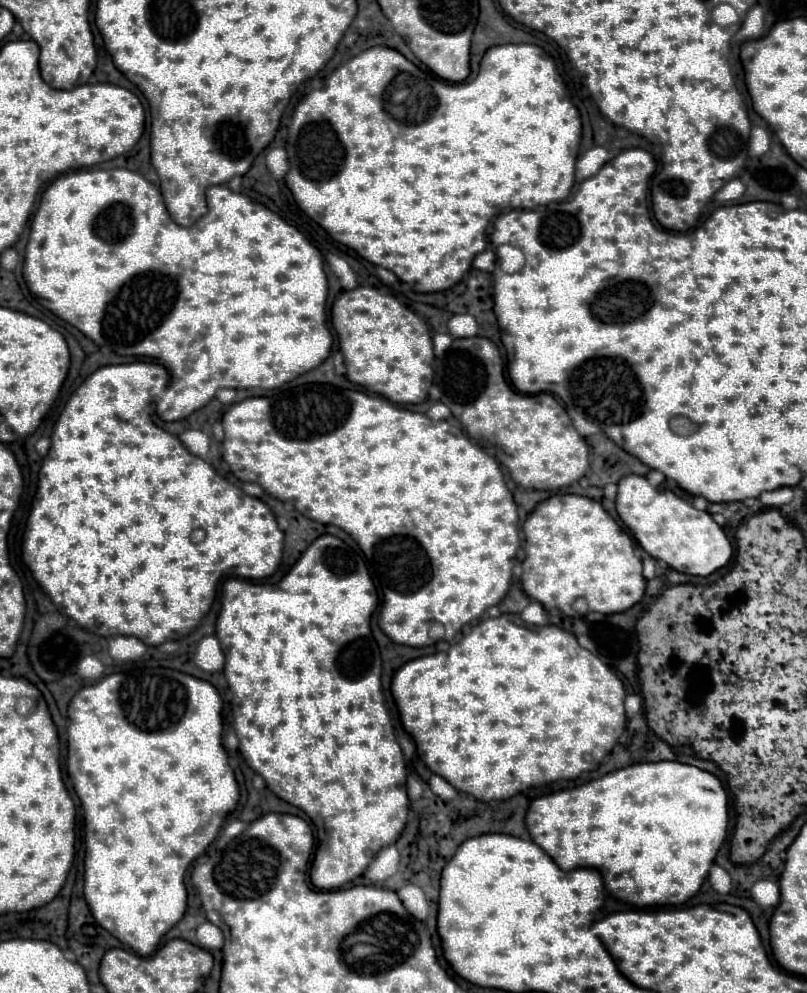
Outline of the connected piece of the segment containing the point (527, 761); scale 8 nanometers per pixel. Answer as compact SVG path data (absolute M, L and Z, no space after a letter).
M504 613L500 617L494 617L494 619L488 617L480 621L476 627L472 627L468 635L464 635L448 651L432 653L432 655L426 655L426 657L420 657L402 665L392 679L392 695L398 705L404 729L414 737L418 745L418 755L422 757L422 761L436 775L444 777L452 787L468 795L474 795L480 801L510 799L528 787L538 787L538 785L558 781L558 779L574 779L580 773L594 769L612 751L612 747L616 745L618 737L622 735L626 727L626 713L624 713L626 693L618 675L606 663L602 663L596 655L592 655L588 649L580 647L572 633L556 625L544 625L544 627L528 625L518 615L512 615L512 613Z

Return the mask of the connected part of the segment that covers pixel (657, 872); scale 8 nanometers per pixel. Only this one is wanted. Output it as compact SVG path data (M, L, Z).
M678 761L636 763L586 785L550 793L530 803L526 827L560 869L600 869L606 889L636 907L684 905L702 887L728 831L728 793L720 779Z

